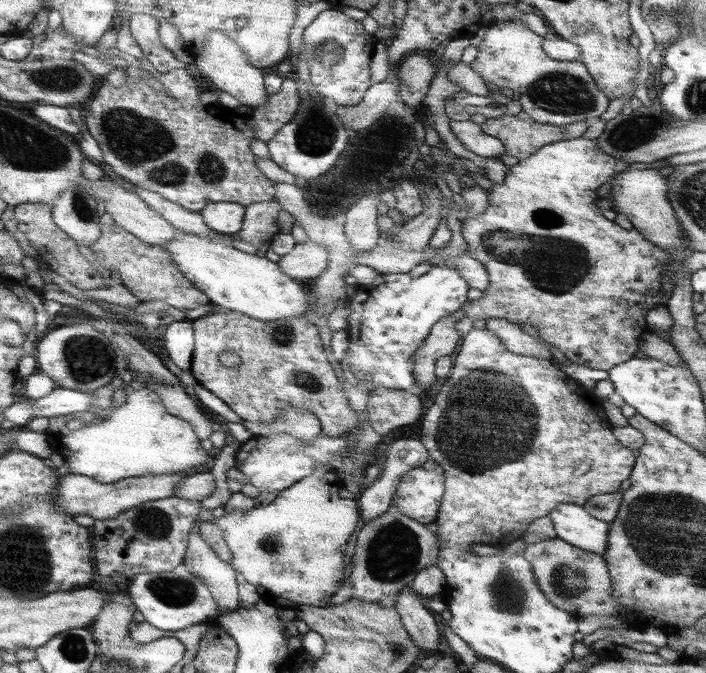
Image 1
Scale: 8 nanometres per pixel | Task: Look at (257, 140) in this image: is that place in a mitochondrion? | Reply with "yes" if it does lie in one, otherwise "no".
no

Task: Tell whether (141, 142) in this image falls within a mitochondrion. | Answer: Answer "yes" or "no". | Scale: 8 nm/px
yes

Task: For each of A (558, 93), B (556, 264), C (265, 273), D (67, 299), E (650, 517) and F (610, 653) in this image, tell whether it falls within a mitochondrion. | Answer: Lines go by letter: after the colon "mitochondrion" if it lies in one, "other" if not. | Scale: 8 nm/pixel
A: mitochondrion
B: mitochondrion
C: other
D: other
E: mitochondrion
F: other

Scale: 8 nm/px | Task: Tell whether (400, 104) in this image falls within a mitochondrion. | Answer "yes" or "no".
no

